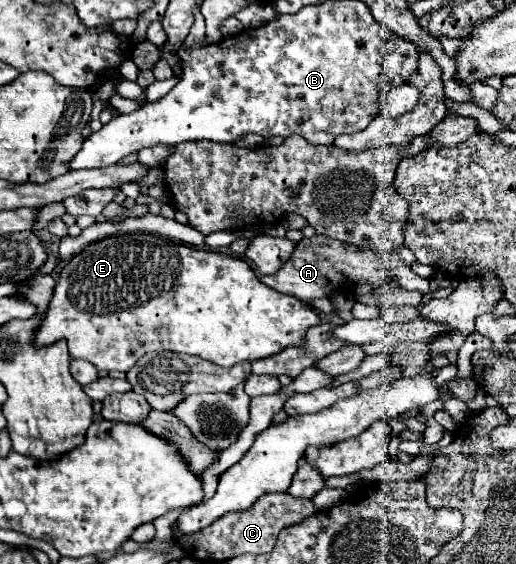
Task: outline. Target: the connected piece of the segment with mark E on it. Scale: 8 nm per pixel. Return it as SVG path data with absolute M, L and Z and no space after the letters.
M138 234L94 242L62 268L48 312L34 332L34 344L42 348L66 340L72 358L88 360L98 370L108 372L128 372L140 356L154 350L184 352L218 366L234 366L244 360L270 358L290 346L302 346L306 330L320 322L320 314L304 306L302 300L266 288L242 258Z

